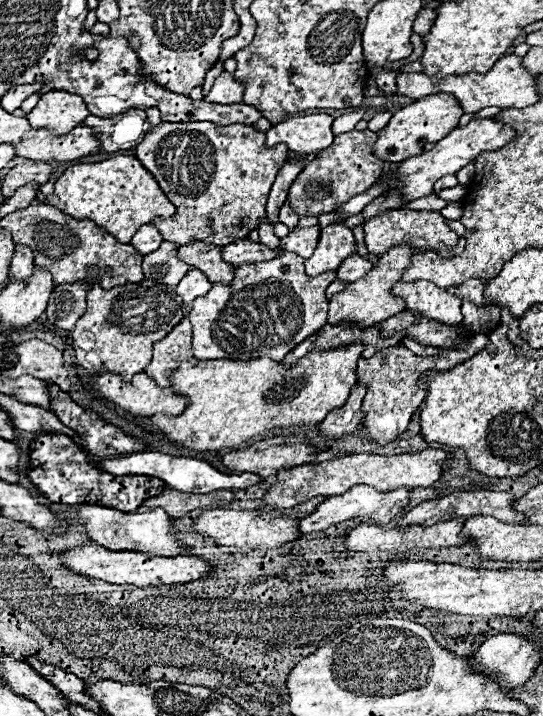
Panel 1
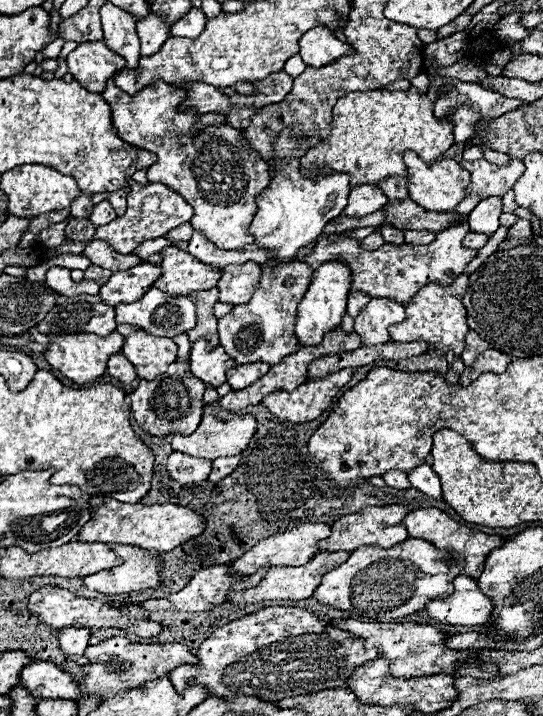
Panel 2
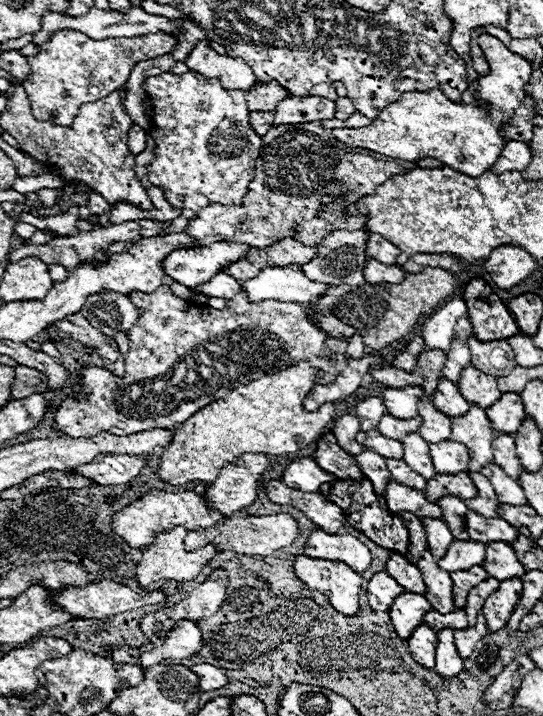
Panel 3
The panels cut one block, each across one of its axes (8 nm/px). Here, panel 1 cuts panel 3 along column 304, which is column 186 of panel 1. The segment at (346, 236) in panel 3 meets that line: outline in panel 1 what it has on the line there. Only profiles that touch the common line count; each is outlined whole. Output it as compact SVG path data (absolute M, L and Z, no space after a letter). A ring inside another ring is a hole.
M164 240L156 252L146 254L142 262L146 280L154 280L166 286L176 286L178 280L182 280L182 276L186 276L186 272L190 272L192 268L190 264L184 264L176 256L176 252L178 252L178 244Z

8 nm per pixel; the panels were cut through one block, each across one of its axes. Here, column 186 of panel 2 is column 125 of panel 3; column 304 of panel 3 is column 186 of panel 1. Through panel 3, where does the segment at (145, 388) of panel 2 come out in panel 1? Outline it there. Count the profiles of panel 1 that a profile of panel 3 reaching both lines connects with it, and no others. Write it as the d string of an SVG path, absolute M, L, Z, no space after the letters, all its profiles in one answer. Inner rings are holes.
M184 316L184 320L166 338L154 342L152 362L146 366L144 372L154 378L158 386L169 387L171 383L167 376L182 362L198 364L198 360L192 358L192 324L188 316Z

